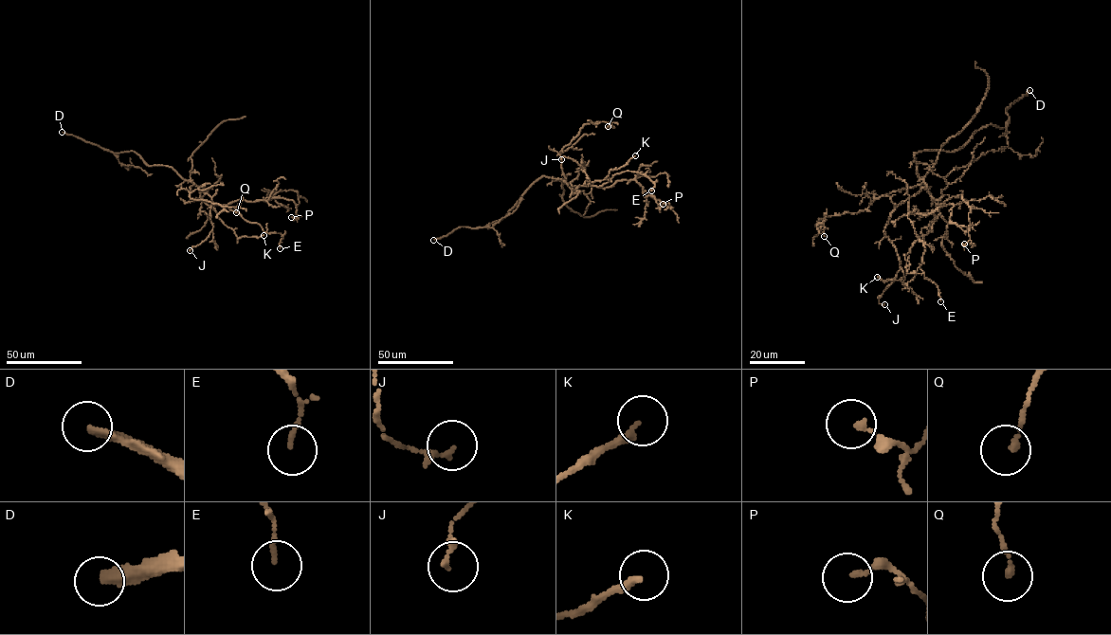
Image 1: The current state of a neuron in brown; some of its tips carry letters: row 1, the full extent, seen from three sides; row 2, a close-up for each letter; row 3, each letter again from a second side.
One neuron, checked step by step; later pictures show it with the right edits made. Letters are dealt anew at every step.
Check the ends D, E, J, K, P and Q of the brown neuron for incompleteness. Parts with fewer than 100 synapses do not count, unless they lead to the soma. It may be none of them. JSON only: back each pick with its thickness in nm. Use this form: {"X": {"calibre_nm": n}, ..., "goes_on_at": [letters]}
{"D": {"calibre_nm": 300}, "goes_on_at": ["D"]}

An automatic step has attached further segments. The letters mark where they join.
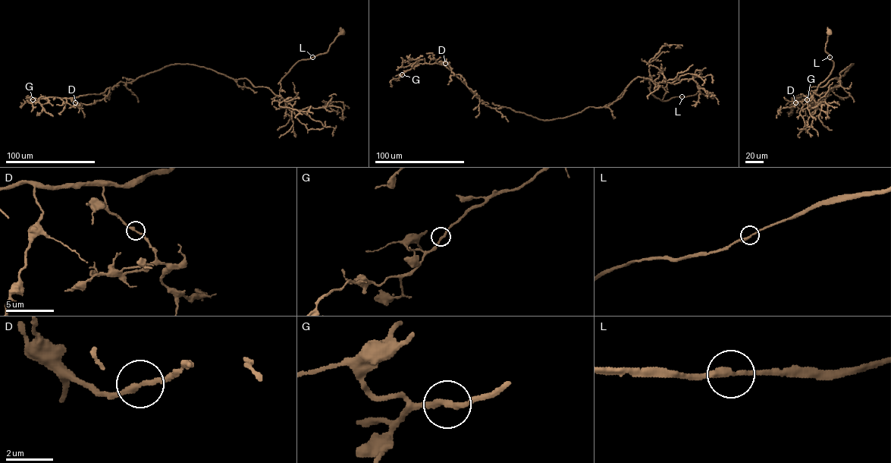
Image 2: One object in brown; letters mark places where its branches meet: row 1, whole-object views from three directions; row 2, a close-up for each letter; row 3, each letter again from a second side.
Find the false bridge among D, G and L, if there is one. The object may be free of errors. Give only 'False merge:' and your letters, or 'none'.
False merge: none

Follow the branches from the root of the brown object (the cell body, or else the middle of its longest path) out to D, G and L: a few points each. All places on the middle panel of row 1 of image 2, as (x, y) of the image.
D: (712, 96), (662, 101), (648, 80), (638, 77), (613, 102), (544, 121), (487, 106), (445, 63)
G: (712, 96), (662, 101), (638, 77), (613, 102), (544, 121), (487, 106), (443, 64), (402, 74)
L: (712, 96), (698, 92), (682, 96)

